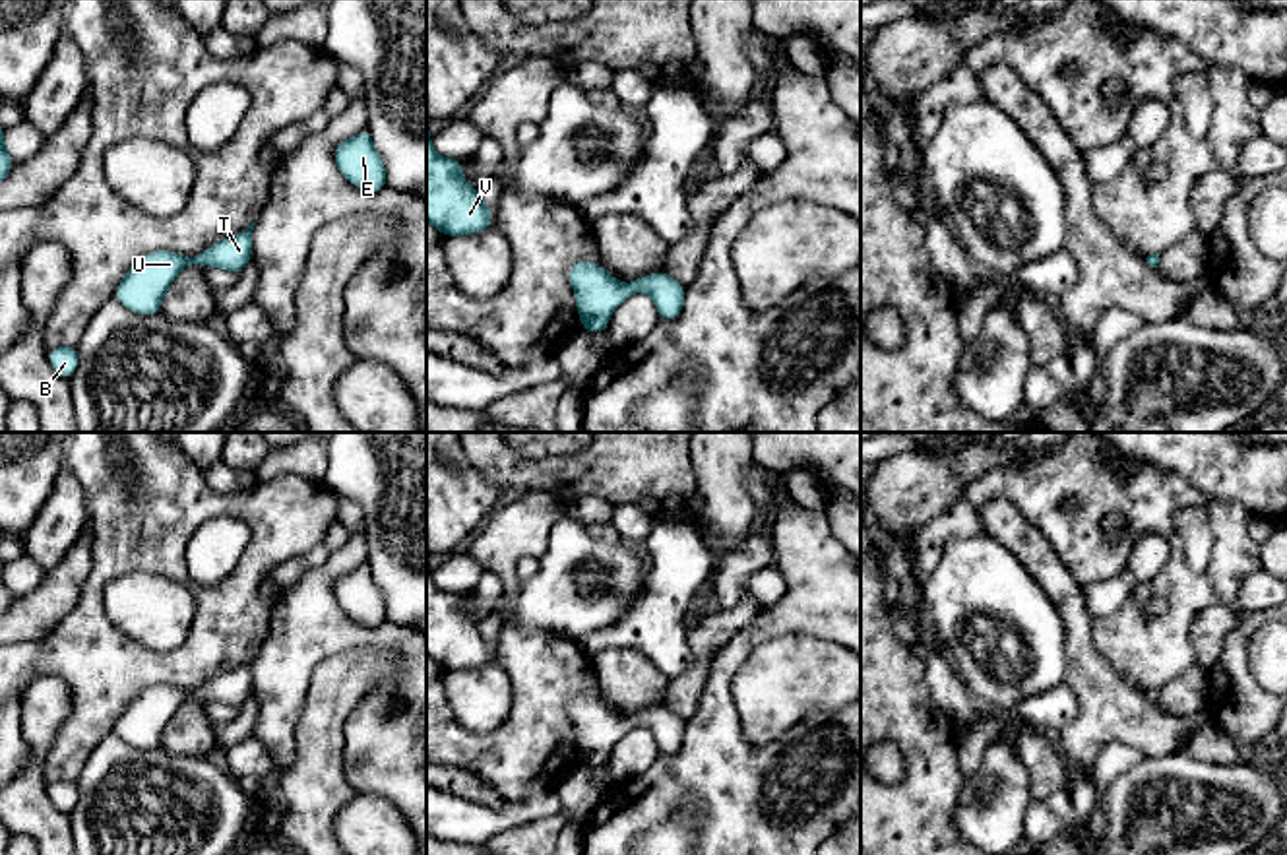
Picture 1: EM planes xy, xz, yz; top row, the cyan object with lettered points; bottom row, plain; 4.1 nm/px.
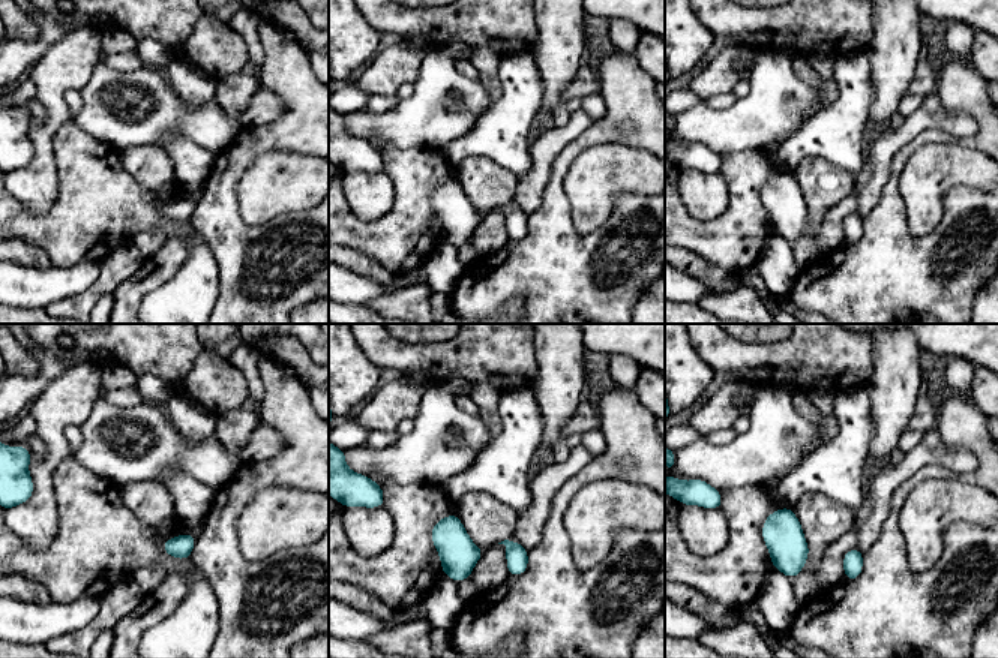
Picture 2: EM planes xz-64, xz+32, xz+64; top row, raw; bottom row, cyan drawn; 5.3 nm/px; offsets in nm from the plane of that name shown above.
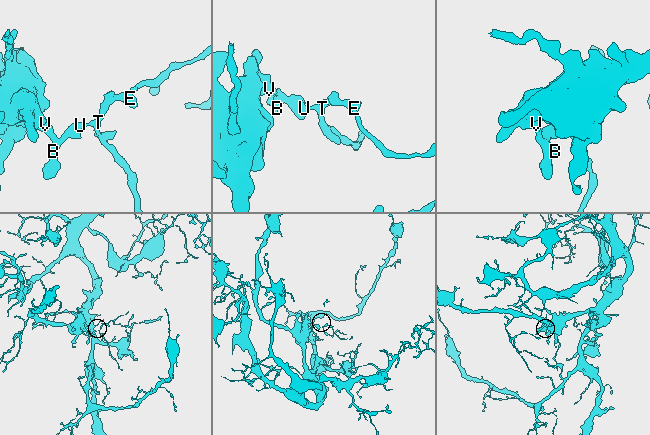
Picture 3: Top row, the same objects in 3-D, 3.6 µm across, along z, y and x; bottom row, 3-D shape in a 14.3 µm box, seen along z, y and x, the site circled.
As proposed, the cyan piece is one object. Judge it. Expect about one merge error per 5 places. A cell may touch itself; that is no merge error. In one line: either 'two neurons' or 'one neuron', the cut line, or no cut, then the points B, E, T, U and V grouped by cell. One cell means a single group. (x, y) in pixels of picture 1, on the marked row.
one neuron | no cut | B E T U V

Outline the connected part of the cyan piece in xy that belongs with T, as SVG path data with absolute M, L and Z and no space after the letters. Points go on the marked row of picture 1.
M256 221L246 231L211 244L198 256L180 256L171 250L153 250L141 256L124 273L112 299L136 314L153 316L159 314L165 293L186 266L200 264L240 273L252 260L254 225Z

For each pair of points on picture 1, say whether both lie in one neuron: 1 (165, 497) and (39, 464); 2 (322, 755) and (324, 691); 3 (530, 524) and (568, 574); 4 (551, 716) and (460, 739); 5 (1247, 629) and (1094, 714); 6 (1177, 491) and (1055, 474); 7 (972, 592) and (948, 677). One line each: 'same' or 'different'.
1: different
2: same
3: different
4: same
5: different
6: same
7: different

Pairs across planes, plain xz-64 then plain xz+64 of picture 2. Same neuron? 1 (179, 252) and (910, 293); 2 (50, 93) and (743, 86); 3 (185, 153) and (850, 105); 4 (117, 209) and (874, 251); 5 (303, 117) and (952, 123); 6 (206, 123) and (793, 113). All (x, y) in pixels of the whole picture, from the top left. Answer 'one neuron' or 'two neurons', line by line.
1: one neuron
2: two neurons
3: one neuron
4: two neurons
5: two neurons
6: one neuron

